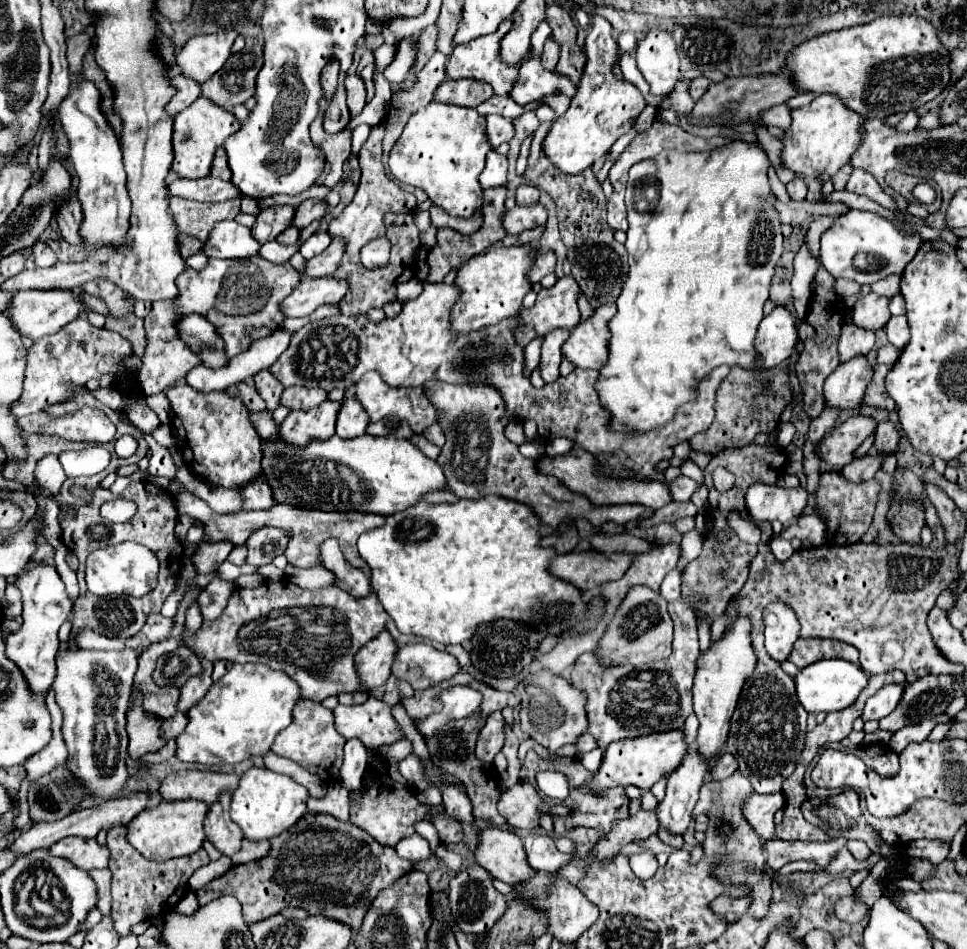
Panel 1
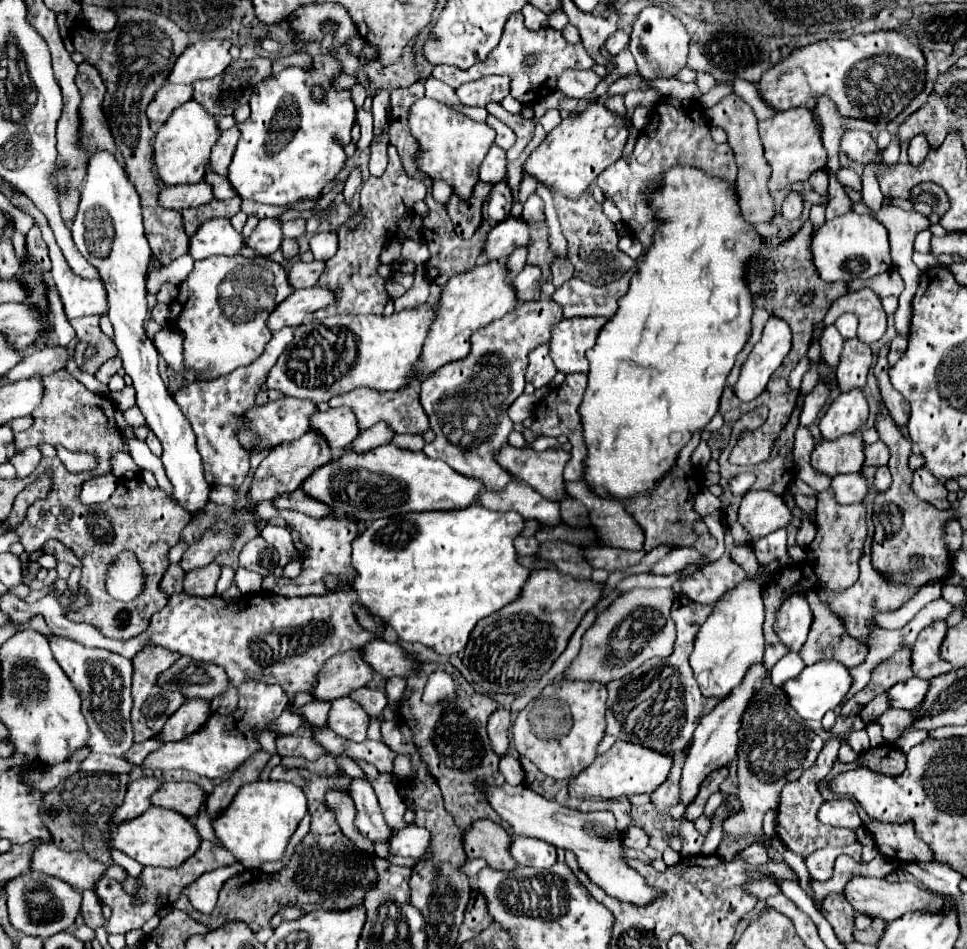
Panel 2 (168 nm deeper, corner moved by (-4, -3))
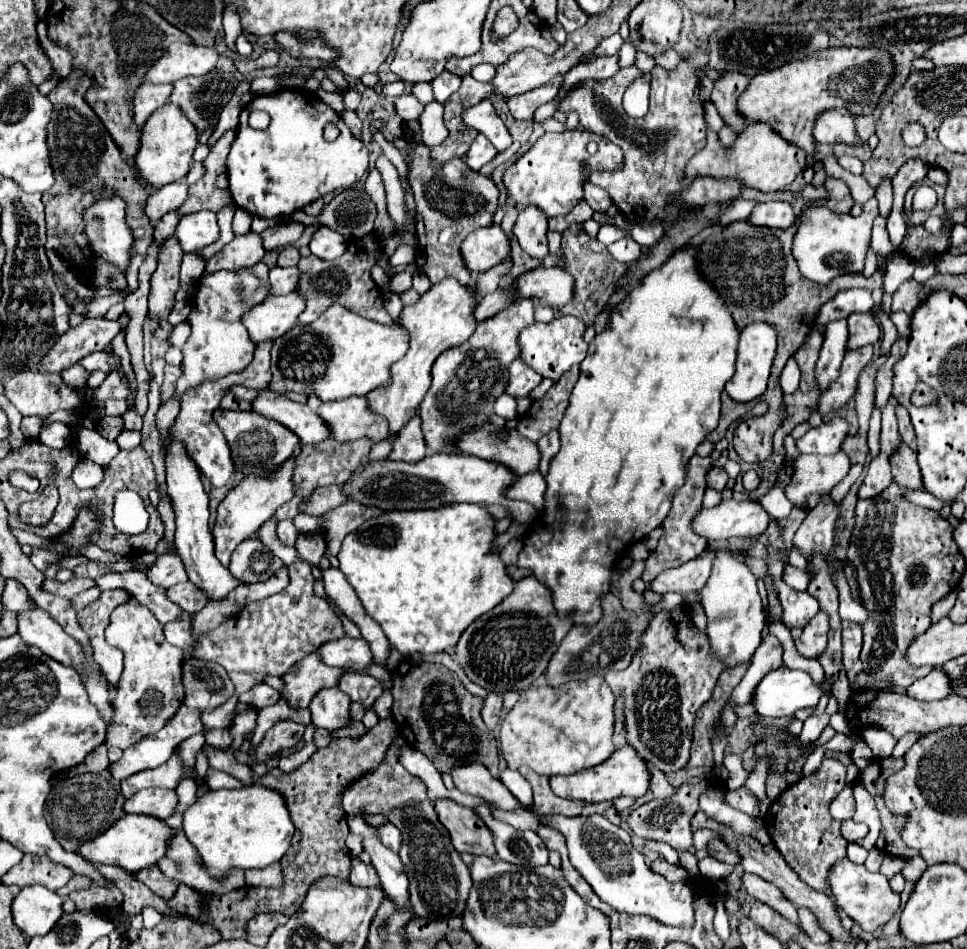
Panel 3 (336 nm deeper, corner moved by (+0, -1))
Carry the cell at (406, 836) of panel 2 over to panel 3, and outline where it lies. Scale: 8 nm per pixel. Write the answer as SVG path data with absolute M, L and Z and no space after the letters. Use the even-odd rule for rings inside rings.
M386 822L386 824L382 824L382 826L376 826L376 830L378 830L380 842L382 842L386 848L390 848L392 852L398 852L398 850L400 850L402 834L400 834L400 830L398 830L396 826L392 826L390 822Z

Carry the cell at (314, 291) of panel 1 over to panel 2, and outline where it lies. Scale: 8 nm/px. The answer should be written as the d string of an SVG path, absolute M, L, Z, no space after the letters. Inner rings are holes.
M314 286L304 290L294 290L286 302L278 304L276 310L268 318L270 330L280 330L284 326L300 326L308 320L316 310L334 304L334 294L328 288Z

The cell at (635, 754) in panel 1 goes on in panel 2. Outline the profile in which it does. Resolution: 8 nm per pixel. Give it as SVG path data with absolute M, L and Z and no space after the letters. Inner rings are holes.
M616 740L612 748L604 754L600 754L590 768L578 774L578 778L572 778L568 790L574 798L618 798L622 794L652 794L666 778L672 768L672 756L666 756L666 752L654 752L650 748L642 748L638 744Z

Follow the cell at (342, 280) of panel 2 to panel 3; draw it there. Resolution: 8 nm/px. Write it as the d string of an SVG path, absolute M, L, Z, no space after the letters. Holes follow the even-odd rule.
M364 236L356 242L350 242L348 250L332 260L332 262L324 262L324 260L316 260L314 254L310 254L308 258L300 258L298 262L298 270L300 270L300 278L298 278L298 294L302 294L302 298L306 300L306 310L300 314L300 324L310 324L314 322L324 310L328 310L332 304L342 304L344 308L380 322L380 324L394 324L392 316L386 312L384 308L384 294L382 290L374 284L374 280L370 278L370 270L376 264L376 256L380 254L380 240L376 236Z

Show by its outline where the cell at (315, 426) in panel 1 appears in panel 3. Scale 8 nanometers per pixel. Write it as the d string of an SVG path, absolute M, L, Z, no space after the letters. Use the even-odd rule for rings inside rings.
M294 458L286 460L278 472L274 472L270 478L244 478L236 488L232 488L226 498L218 504L218 516L212 528L214 536L214 552L222 566L230 564L230 554L234 548L250 538L266 520L274 516L274 512L288 502L294 496L294 484L292 484L292 472L294 472Z

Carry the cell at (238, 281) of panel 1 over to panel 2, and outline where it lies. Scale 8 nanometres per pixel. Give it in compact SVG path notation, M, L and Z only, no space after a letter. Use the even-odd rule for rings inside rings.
M212 256L194 264L190 276L178 286L178 296L170 304L170 320L176 320L174 326L184 334L184 364L186 368L200 374L202 380L214 380L218 376L230 374L240 366L254 362L270 342L270 328L266 326L268 316L274 308L286 300L294 288L290 288L286 270L270 258L246 258L246 256Z

